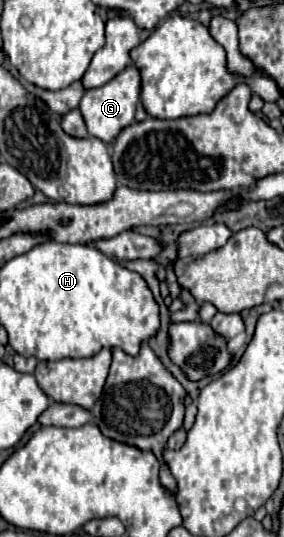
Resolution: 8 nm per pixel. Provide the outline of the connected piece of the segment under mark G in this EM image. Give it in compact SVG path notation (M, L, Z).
M128 66L118 76L114 76L108 84L86 90L86 94L82 96L82 102L80 102L80 112L84 114L84 122L88 126L90 136L96 136L102 142L110 144L124 126L132 124L136 104L140 102L140 88L142 88L140 70L136 66Z

